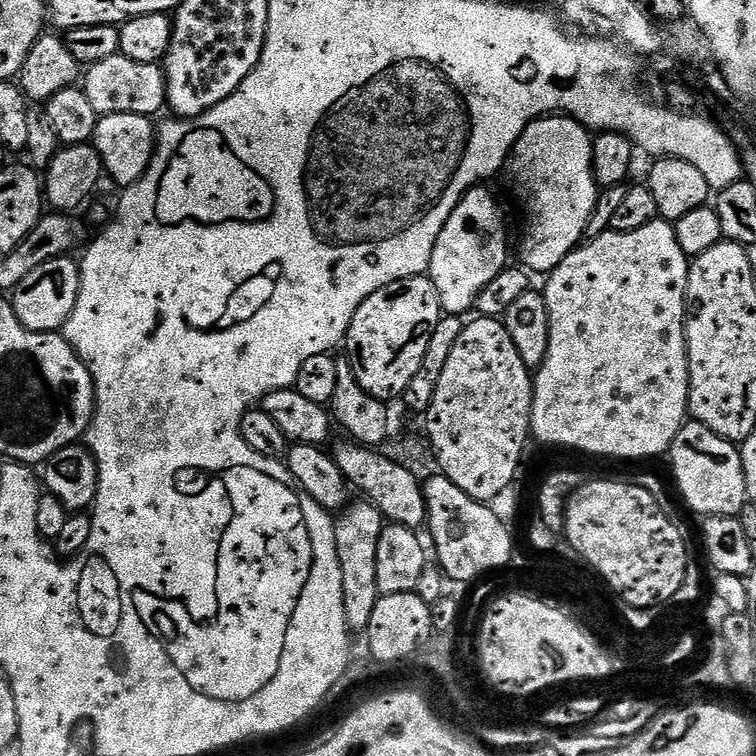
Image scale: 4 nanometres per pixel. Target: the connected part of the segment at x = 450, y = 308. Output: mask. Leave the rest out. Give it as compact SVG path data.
M484 186L471 188L460 199L458 206L454 206L450 218L446 218L446 226L442 226L438 242L434 242L426 273L434 282L434 290L438 290L441 313L467 317L476 307L478 294L482 294L487 284L494 282L494 278L498 278L498 274L502 274L509 264L508 228L504 225L499 202Z

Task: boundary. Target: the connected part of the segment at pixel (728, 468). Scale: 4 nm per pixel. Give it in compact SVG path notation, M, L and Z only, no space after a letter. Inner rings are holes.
M686 422L674 438L670 449L672 456L672 472L676 475L676 484L684 495L684 500L696 512L701 512L701 517L734 516L739 517L740 511L749 503L748 487L744 477L744 467L740 457L740 448L728 440L723 440L714 430L695 422Z

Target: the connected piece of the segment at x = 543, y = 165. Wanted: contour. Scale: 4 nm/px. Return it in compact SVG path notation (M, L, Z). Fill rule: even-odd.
M553 114L550 116L542 116L539 120L531 120L526 126L526 130L522 130L522 134L516 139L516 145L512 147L510 153L510 168L512 164L512 180L516 183L516 192L520 195L520 200L524 203L524 216L528 221L524 224L524 237L520 240L520 256L523 267L529 273L541 272L547 274L552 272L562 261L571 254L576 247L584 240L584 231L590 222L590 214L594 214L594 206L596 205L596 197L598 195L598 185L596 176L592 173L592 141L594 139L593 133L589 132L587 128L581 126L578 121L573 120L567 114Z

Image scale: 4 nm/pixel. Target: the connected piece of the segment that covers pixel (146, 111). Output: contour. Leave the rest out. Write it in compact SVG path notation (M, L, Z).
M119 54L102 58L102 62L97 64L87 65L82 76L82 89L99 117L106 114L142 114L155 117L156 112L165 111L168 102L166 78L160 64L134 62Z

